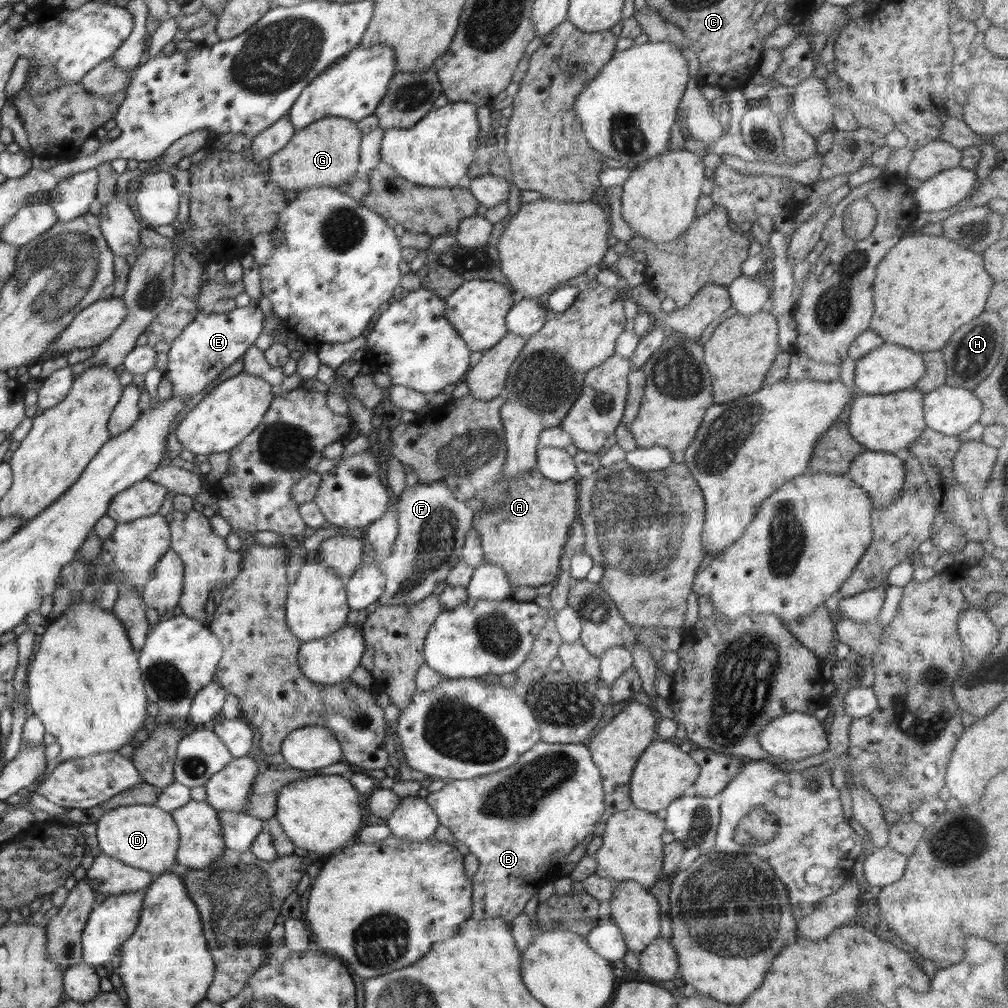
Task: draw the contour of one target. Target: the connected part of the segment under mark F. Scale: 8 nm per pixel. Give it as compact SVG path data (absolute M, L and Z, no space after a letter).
M416 483L406 487L396 500L397 537L388 558L376 562L386 577L380 606L414 606L448 576L460 560L465 538L472 528L475 511L468 502L458 500L444 483Z

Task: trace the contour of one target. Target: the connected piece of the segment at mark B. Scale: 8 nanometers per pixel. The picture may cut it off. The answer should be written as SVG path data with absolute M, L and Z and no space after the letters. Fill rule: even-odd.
M544 741L538 742L538 746L530 748L526 754L522 754L522 758L514 766L510 766L510 768L506 768L502 772L485 774L464 780L449 781L442 789L428 793L424 798L425 802L428 806L432 807L433 812L439 819L439 823L450 830L450 833L456 840L466 844L469 852L478 859L478 871L471 878L473 882L473 911L471 912L471 919L479 921L500 917L506 919L510 924L518 914L523 912L527 900L530 900L534 895L538 895L538 890L542 886L546 886L548 882L554 882L558 877L566 876L563 875L562 868L567 864L561 865L557 860L561 860L565 855L570 854L571 850L575 850L575 846L581 840L584 840L589 834L596 832L596 828L598 828L596 820L602 818L605 810L605 805L603 804L604 795L605 792L598 767L594 764L592 755L588 752L586 746L582 746L582 744L548 744L548 742ZM545 864L547 864L547 870L543 872L542 868Z

